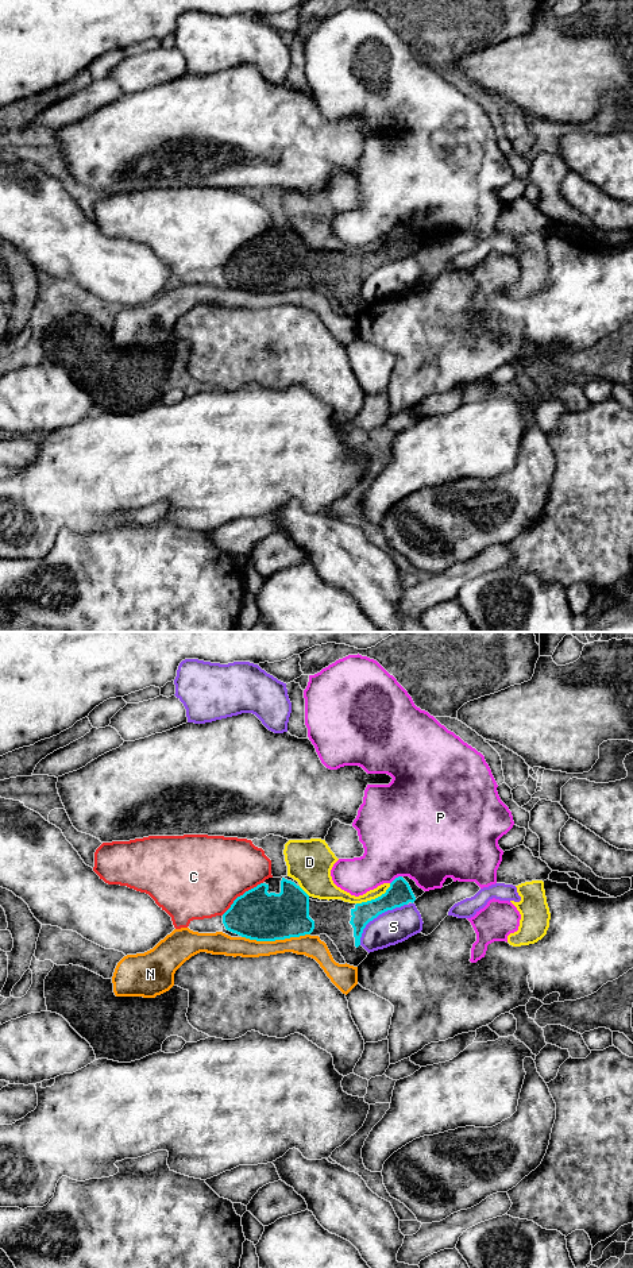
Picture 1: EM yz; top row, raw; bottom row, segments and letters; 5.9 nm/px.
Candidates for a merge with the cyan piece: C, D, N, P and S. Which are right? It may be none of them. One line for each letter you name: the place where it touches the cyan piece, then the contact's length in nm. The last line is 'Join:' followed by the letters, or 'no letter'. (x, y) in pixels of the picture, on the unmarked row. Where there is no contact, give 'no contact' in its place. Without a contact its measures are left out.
Join: no letter

